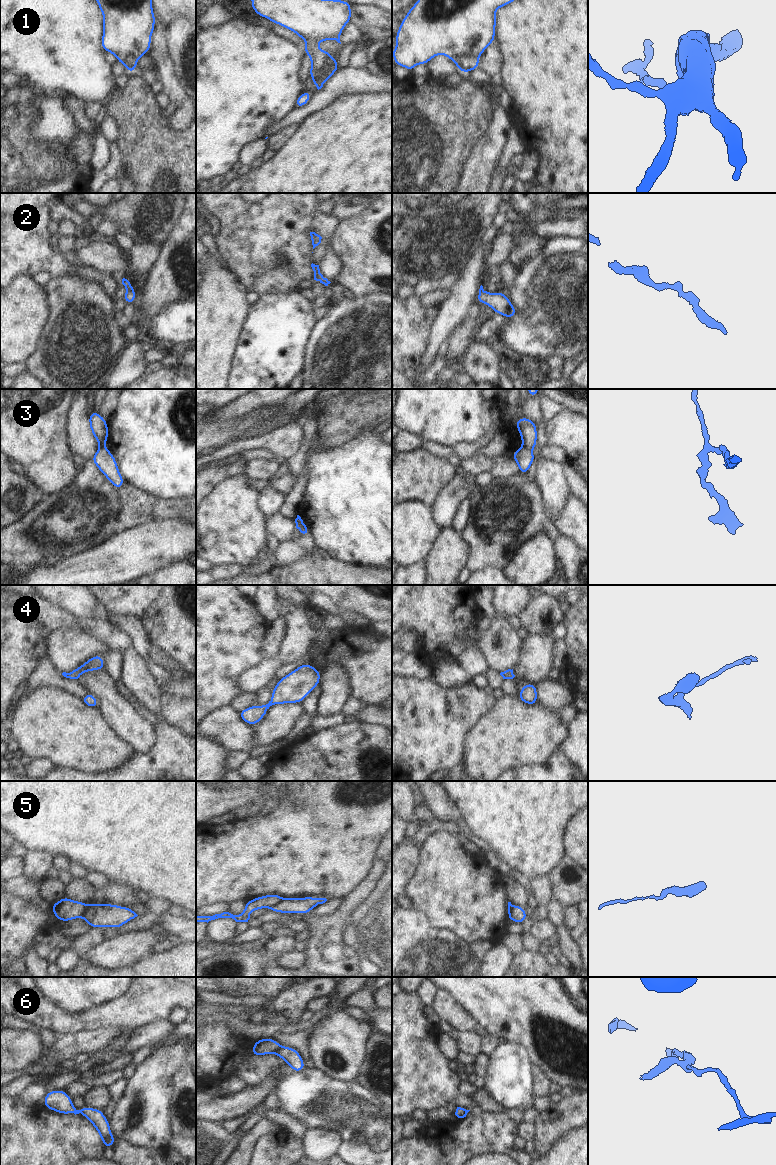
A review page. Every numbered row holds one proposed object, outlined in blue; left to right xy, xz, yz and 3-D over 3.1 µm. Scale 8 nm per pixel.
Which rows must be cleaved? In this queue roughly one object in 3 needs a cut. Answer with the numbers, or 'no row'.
1, 3, 5, 6

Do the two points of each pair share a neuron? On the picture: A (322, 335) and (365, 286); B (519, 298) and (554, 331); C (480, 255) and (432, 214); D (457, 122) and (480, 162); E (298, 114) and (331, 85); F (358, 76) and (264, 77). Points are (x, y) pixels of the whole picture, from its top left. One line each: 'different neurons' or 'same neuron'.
A: different neurons
B: same neuron
C: different neurons
D: different neurons
E: same neuron
F: different neurons

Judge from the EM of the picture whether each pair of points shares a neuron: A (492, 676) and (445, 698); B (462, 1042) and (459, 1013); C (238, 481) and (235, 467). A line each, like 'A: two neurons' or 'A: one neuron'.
A: two neurons
B: two neurons
C: two neurons

